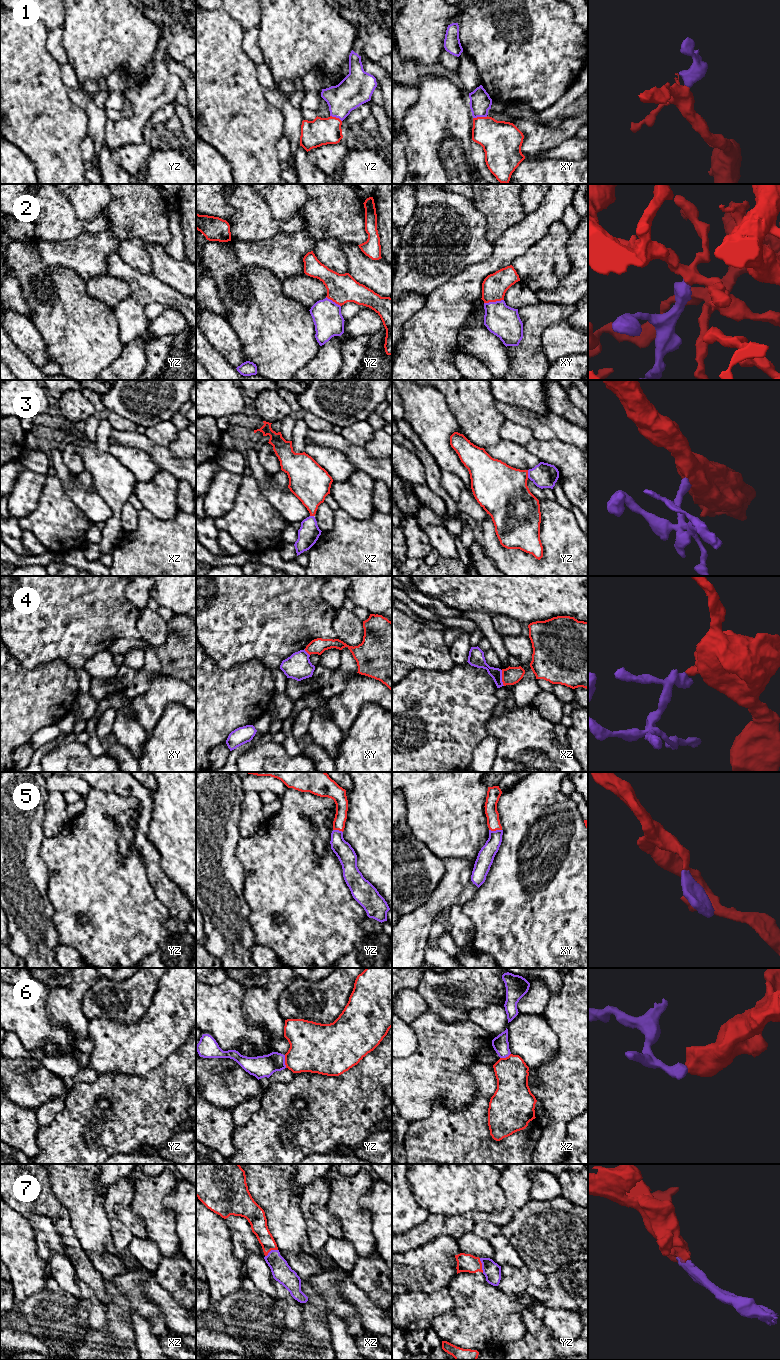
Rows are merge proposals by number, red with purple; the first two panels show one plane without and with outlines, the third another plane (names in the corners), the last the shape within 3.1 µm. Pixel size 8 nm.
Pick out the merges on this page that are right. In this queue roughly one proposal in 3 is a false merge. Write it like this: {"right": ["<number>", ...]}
{"right": ["1", "2", "3", "5", "7"]}

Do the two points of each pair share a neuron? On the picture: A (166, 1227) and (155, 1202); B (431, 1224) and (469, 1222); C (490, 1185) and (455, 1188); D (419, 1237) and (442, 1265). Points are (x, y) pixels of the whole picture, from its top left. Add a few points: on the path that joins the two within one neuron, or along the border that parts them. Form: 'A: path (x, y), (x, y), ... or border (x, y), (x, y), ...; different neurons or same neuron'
A: path (160, 1221), (155, 1216), (155, 1208); same neuron
B: path (440, 1225), (457, 1226), (460, 1224); same neuron
C: path (481, 1185), (464, 1188); same neuron
D: border (446, 1235), (440, 1235), (403, 1253); different neurons

